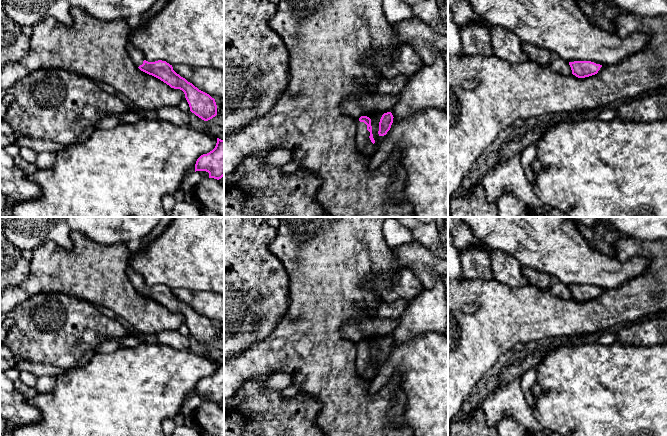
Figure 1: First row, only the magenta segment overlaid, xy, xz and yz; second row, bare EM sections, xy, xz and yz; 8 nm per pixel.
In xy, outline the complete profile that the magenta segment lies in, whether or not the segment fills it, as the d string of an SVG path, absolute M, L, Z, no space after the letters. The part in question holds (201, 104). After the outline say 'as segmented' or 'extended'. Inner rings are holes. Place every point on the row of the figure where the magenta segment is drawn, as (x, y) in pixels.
M130 42L127 43L126 49L133 63L141 71L160 79L171 88L182 90L189 104L190 111L196 116L208 121L217 115L215 99L177 74L173 70L172 65L162 60L155 62L146 61L142 52Z; extended

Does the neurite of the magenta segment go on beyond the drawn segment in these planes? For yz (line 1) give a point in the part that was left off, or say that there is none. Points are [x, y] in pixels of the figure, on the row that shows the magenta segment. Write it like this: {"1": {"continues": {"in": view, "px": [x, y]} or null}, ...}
{"1": {"continues": null}}

